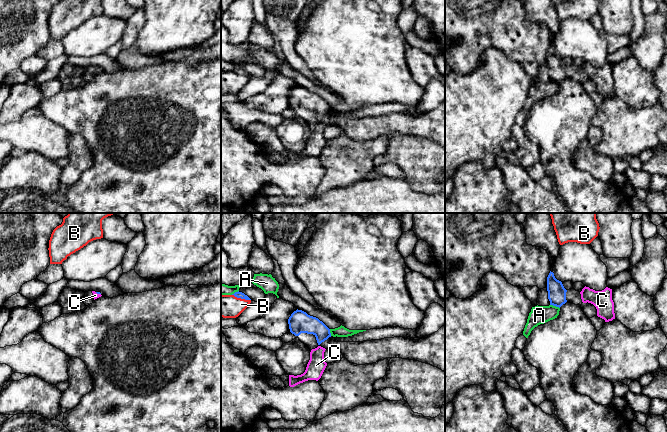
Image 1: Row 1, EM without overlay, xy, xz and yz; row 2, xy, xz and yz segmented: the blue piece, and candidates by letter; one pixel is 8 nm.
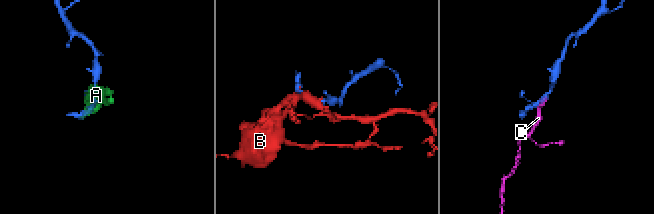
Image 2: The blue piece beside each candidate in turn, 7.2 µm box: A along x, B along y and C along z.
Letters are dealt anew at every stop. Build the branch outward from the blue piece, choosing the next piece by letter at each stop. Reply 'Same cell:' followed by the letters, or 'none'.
Same cell: C

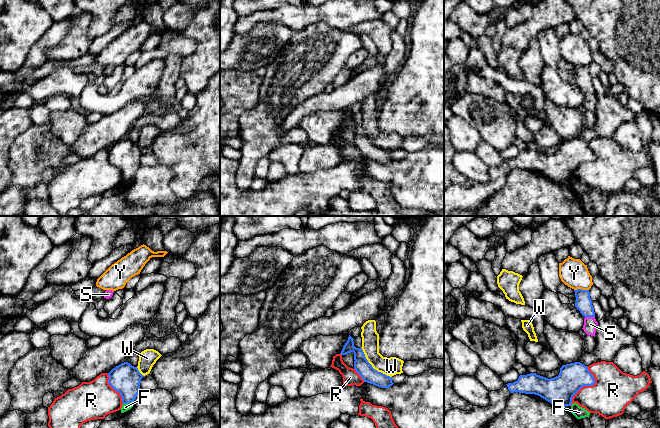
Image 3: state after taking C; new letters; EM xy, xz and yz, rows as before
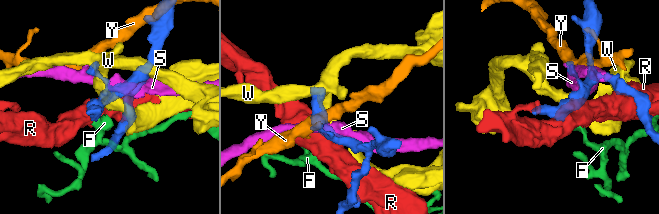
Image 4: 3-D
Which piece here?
Same cell: none

